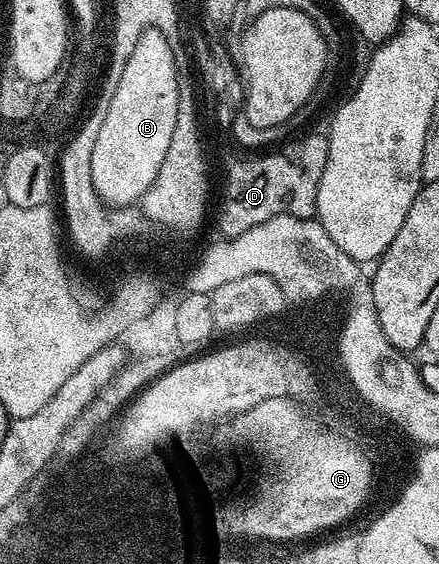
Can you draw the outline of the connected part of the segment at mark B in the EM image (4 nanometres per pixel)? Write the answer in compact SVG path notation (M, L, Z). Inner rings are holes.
M145 30L127 60L118 90L111 96L107 118L100 126L95 149L91 152L91 180L97 197L109 208L140 203L142 196L151 188L172 143L176 116L180 110L180 88L161 90L161 86L149 86L149 82L161 82L161 78L145 74L145 70L161 70L161 66L153 66L153 62L169 58L174 50L174 43L161 30ZM145 86L149 86L149 90L145 90Z

